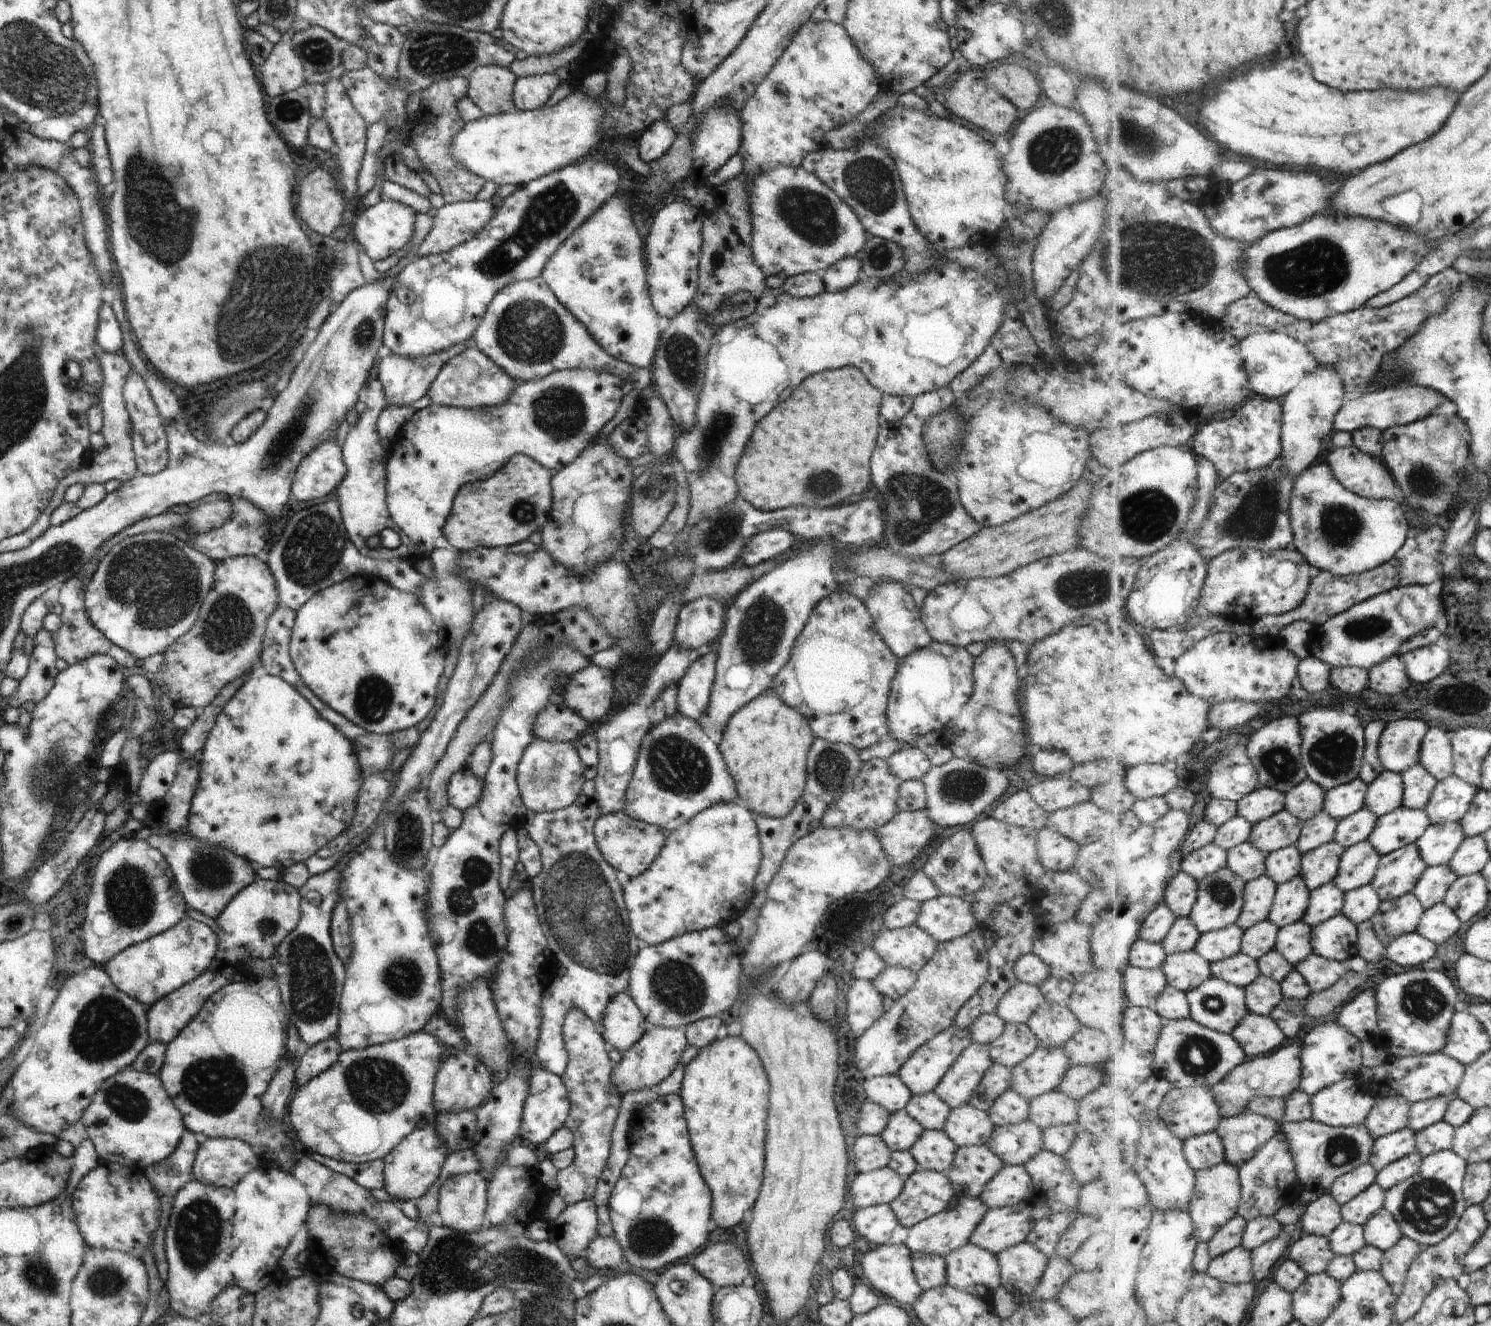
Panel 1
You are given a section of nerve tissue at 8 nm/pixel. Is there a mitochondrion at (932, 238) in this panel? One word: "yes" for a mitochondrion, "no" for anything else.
no

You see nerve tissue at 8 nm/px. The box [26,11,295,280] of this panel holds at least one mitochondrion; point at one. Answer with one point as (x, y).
(160, 224)

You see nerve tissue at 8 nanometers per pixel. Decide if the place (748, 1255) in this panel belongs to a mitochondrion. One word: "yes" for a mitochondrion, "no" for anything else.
no

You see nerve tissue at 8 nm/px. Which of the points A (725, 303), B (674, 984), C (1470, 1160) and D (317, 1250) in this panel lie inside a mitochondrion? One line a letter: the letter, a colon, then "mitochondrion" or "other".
A: other
B: mitochondrion
C: other
D: other

